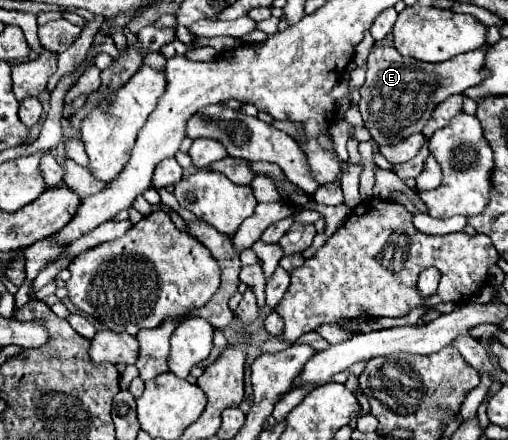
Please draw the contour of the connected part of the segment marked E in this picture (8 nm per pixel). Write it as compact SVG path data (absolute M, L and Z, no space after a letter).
M484 44L478 50L472 52L464 52L458 54L456 58L450 58L446 62L440 64L428 64L428 62L420 62L414 58L404 58L398 54L396 48L390 46L376 46L370 56L368 56L368 70L366 70L366 82L360 88L360 114L364 118L364 126L370 130L372 138L382 146L388 142L400 142L400 138L408 138L410 134L422 132L422 128L426 126L428 118L432 116L432 110L444 102L448 96L452 94L462 94L464 90L480 84L484 78L488 78L488 70L484 70L486 66L486 52L488 52L488 44Z

